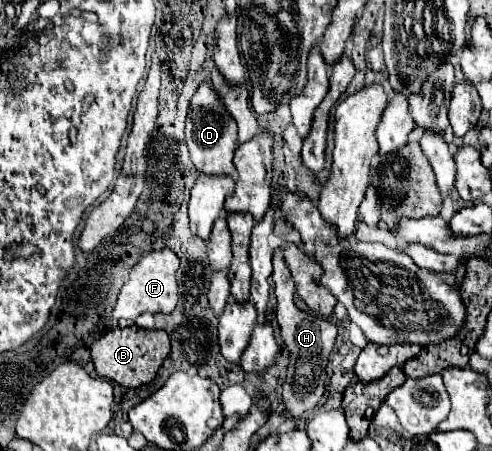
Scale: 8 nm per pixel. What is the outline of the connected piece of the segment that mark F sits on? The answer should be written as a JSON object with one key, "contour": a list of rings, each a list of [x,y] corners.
{"contour":[[[170,248],[142,256],[140,262],[136,266],[132,266],[128,282],[122,286],[122,290],[118,294],[112,316],[116,320],[134,320],[142,312],[170,314],[178,302],[178,284],[176,284],[178,266],[180,266],[180,260]]]}

